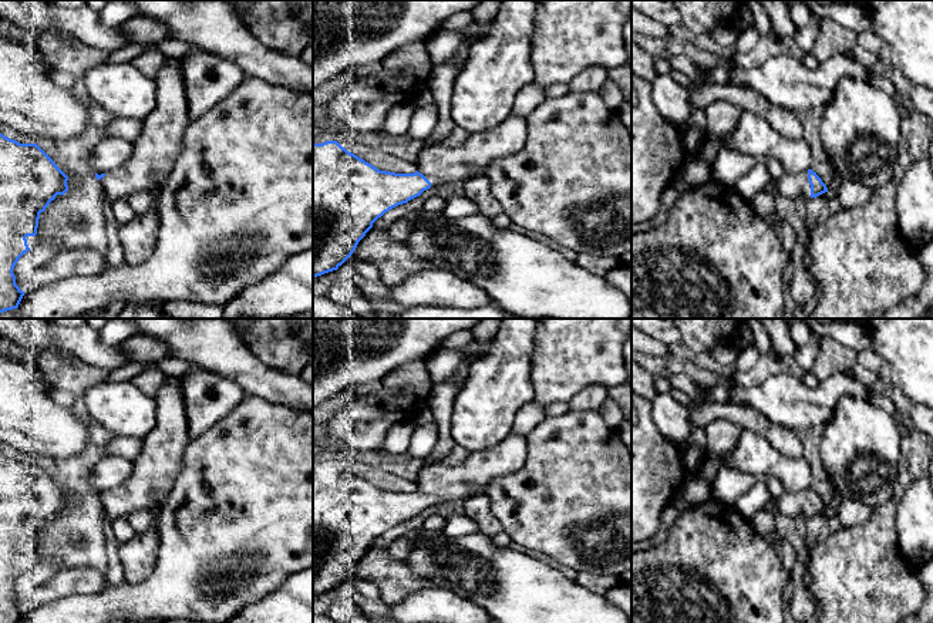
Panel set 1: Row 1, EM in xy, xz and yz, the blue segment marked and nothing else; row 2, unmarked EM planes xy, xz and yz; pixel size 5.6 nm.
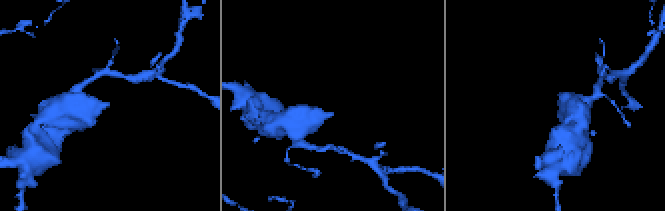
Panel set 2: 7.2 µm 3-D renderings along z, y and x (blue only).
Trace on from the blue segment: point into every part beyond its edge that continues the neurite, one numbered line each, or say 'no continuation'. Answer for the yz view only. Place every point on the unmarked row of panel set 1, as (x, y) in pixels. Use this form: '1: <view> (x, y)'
1: yz (791, 504)

